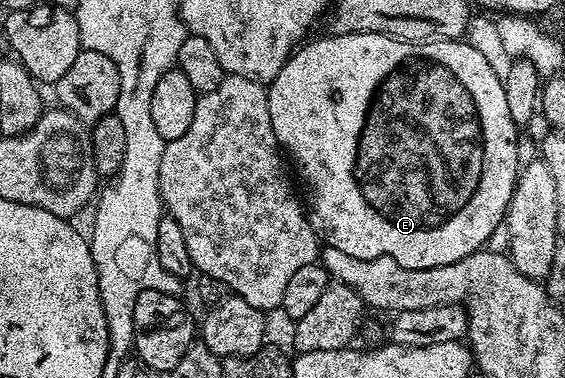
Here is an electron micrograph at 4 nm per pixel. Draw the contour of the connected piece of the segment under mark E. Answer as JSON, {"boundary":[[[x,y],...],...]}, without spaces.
{"boundary":[[[327,34],[324,37],[324,40],[317,40],[313,44],[304,43],[292,52],[277,78],[273,78],[267,88],[273,134],[279,140],[280,149],[299,163],[311,187],[309,219],[315,235],[326,247],[353,254],[353,258],[368,260],[388,256],[406,268],[445,266],[480,251],[490,238],[491,229],[505,220],[521,169],[517,160],[517,126],[513,118],[509,118],[502,79],[494,76],[493,68],[486,62],[484,55],[463,40],[409,44],[377,34]]]}

